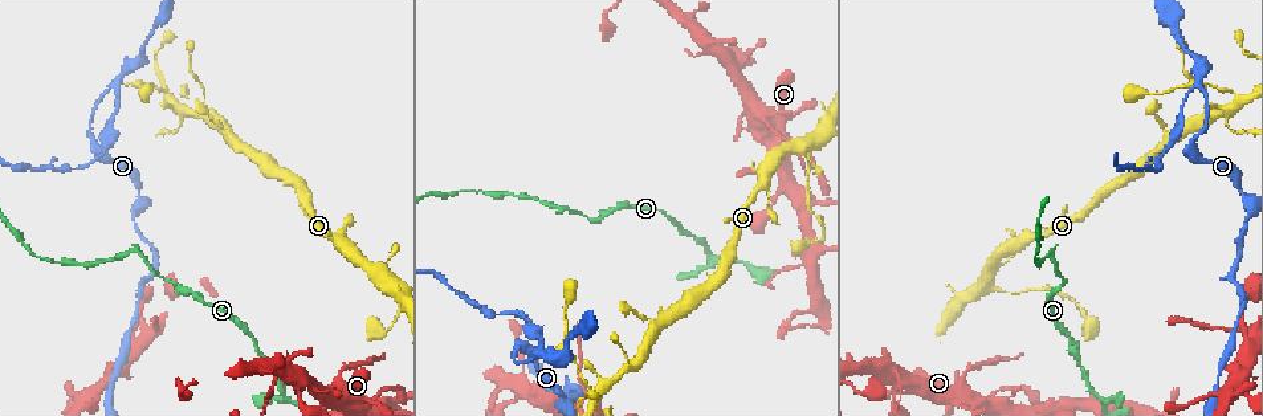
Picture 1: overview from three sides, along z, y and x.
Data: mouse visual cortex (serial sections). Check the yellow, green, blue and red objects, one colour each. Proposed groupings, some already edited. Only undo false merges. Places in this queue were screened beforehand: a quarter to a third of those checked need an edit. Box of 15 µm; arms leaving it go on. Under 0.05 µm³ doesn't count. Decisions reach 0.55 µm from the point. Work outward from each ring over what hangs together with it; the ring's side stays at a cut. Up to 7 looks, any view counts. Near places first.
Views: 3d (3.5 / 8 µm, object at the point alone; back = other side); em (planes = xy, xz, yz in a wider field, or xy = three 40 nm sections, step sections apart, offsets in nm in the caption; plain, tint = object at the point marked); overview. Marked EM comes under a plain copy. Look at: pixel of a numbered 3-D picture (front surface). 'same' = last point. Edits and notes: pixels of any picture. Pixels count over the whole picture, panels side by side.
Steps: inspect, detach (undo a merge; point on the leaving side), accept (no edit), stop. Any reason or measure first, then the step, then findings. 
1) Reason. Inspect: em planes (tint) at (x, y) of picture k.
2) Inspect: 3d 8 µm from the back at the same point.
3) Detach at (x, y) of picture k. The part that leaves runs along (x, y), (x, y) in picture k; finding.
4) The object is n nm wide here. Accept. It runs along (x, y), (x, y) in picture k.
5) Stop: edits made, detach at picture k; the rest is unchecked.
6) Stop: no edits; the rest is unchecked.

Calibre changes. Inspect: 3d 3.5 µm at (965, 372) of picture 1.

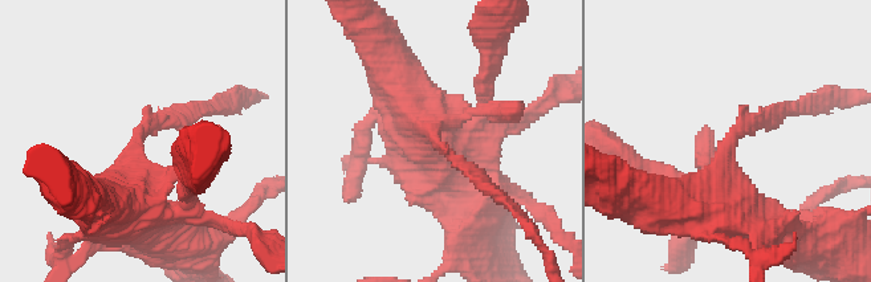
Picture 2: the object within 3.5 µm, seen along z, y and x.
Now the EM. Inspect: em xy step 3 (tint) at (136, 136) of picture 2.

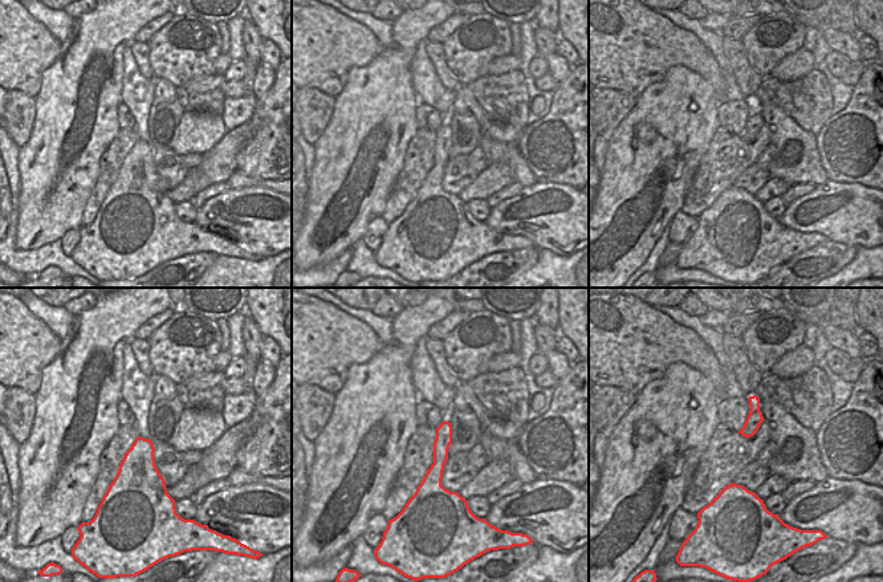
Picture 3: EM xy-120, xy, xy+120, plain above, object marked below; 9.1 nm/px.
The arms are 200, 600 nm wide. Accept. It runs along (723, 213), (727, 144), (788, 111) in picture 2; continuous, no second cell.

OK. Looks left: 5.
Abrupt turn. Inspect: 3d 3.5 µm at (297, 386) of picture 1.

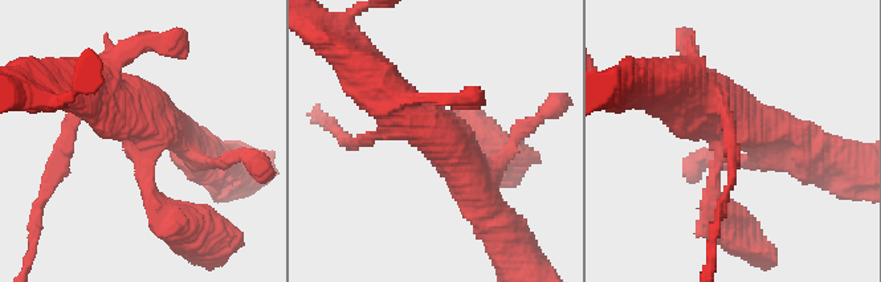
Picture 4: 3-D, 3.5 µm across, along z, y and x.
4 arms meet here; the arms are 150, 150, 450, 600 nm wide. Inspect: em planes (tint) at (143, 136) of picture 4.

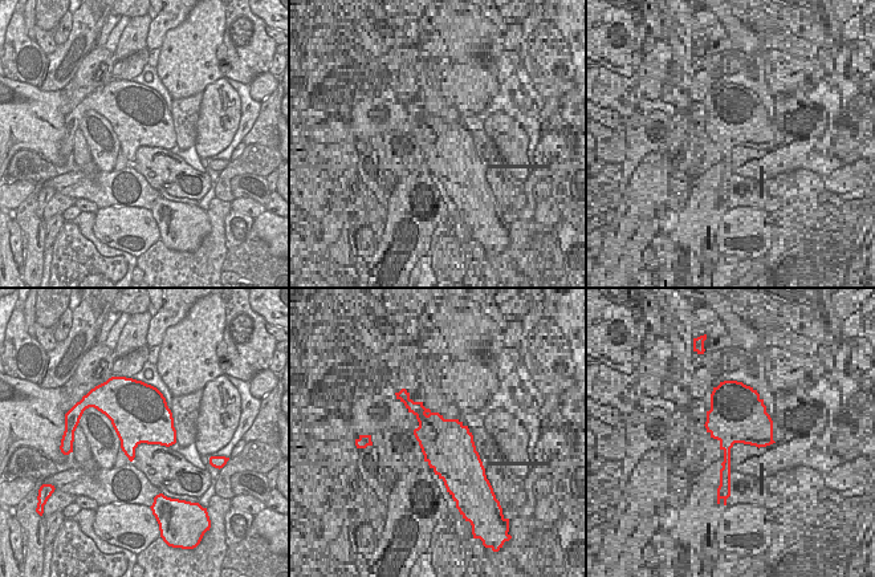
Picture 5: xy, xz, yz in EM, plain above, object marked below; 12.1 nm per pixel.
Accept. It runs along (486, 209), (453, 148), (380, 92) in picture 4; all the same cell.

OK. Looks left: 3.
Arms part here. Inspect: em planes (tint) at (1102, 403) of picture 1.

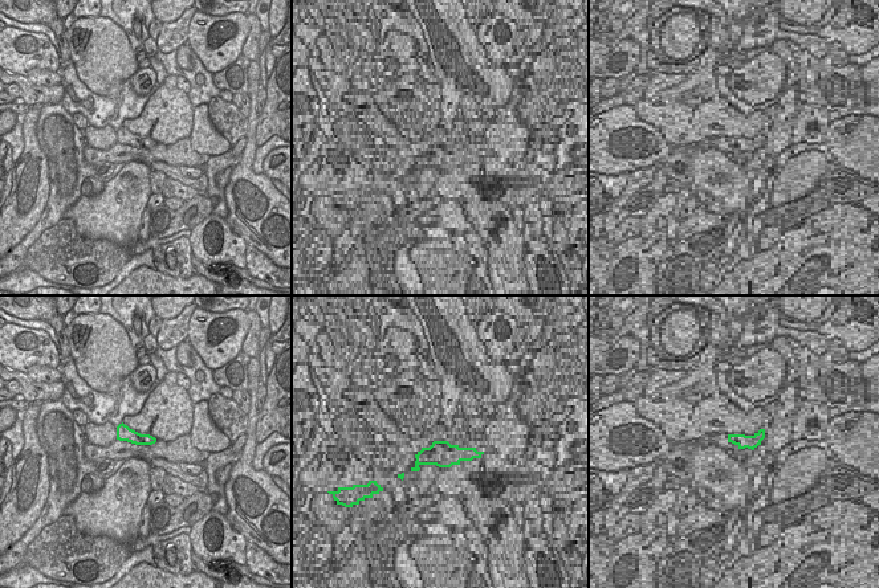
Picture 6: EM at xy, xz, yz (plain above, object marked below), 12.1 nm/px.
See where the arms go. Inspect: 3d 3.5 µm at the same point.

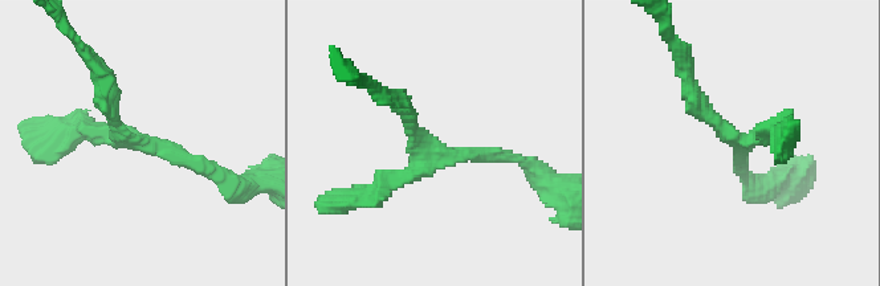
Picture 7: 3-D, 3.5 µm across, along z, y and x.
The arms are 200, 200, 200 nm wide. Accept. It runs along (96, 69), (125, 138), (202, 167) in picture 7; continuous, no second cell.

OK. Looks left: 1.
Stop: no edits; the rest is unchecked.

